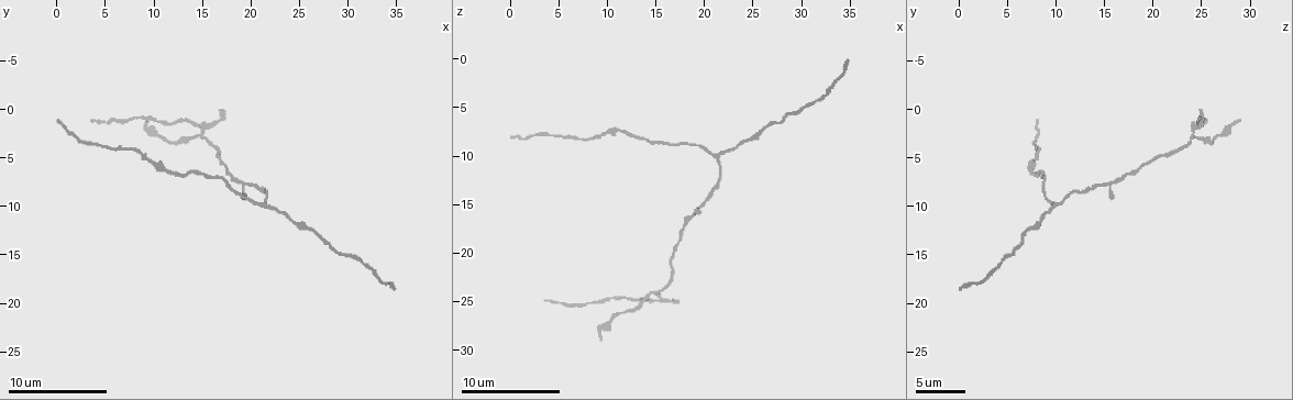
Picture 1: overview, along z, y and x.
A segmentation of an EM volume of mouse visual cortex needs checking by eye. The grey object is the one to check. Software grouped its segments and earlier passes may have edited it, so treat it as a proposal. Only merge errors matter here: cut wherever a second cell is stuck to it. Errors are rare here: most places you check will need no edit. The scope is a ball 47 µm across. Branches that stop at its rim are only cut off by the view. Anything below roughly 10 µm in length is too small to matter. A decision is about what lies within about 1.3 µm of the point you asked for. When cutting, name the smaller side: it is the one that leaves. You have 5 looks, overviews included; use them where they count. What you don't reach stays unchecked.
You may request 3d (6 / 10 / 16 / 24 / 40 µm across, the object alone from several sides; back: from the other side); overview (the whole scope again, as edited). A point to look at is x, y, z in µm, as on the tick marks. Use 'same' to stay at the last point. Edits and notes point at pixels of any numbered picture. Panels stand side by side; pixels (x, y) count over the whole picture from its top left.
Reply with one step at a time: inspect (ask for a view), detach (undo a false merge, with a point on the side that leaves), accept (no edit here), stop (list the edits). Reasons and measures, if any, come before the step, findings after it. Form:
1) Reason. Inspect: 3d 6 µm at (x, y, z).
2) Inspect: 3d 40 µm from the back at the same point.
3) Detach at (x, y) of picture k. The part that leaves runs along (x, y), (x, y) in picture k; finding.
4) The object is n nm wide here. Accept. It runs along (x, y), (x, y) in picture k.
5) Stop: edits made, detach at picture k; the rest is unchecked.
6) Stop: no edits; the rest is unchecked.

Three arms meet. Inspect: 3d 6 µm at (19.0, 7.6, 15.6).

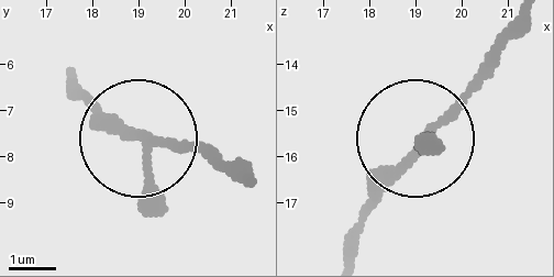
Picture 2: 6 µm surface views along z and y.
Inspect: 3d 6 µm from the back at the same point.

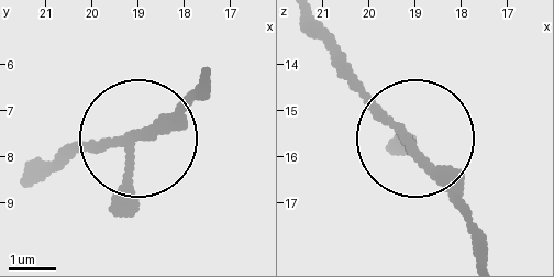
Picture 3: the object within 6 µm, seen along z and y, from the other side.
The object is 160 nm wide here. Accept. All the same cell.

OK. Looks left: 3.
Looks like a crossing. Inspect: 3d 16 µm at (14.8, 2.6, 24.2).

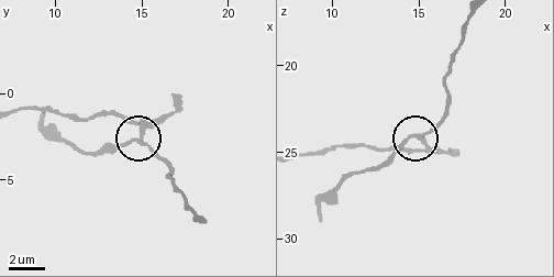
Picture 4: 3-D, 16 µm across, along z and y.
Detach at (131, 123) of picture 4. A second cell is stuck on.

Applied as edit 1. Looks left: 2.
Redraw. Inspect: overview.

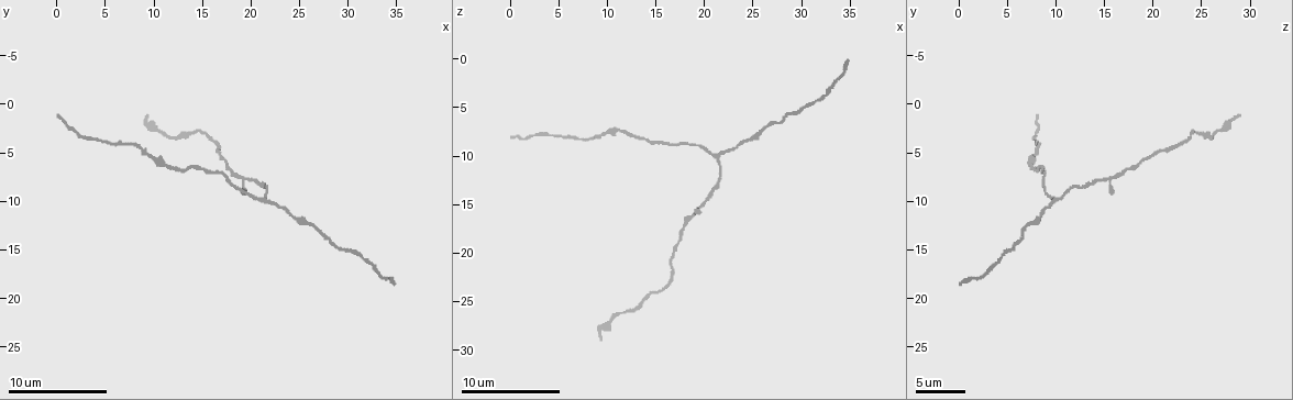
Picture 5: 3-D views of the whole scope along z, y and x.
Arms part here. Inspect: 3d 6 µm at (21.6, 10.0, 9.8).

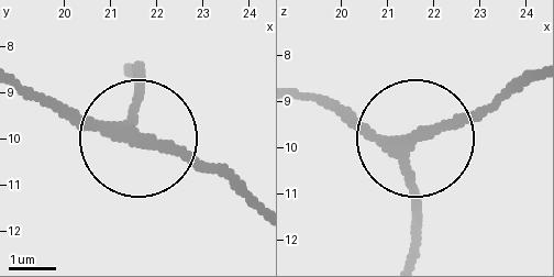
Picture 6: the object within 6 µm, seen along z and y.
The side arm is 21 µm long. Accept. It runs along (410, 253), (414, 139), (482, 115), (524, 79) in picture 6; all the same cell.

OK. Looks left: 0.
Stop: edits made, detach at picture 4; the rest is unchecked.

